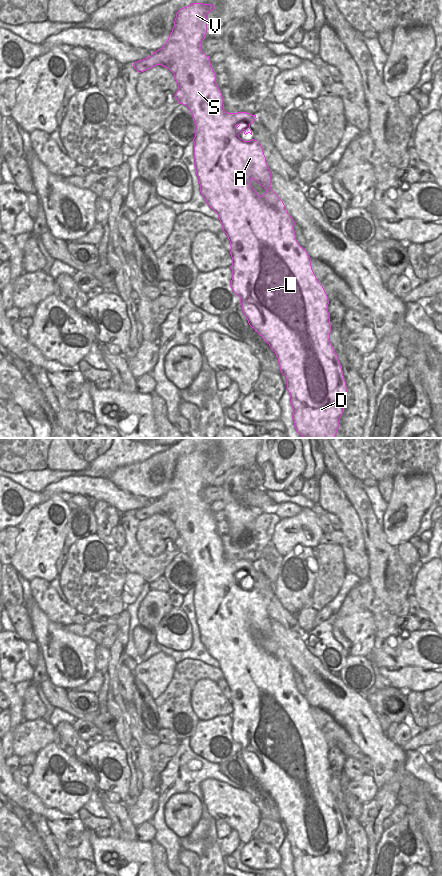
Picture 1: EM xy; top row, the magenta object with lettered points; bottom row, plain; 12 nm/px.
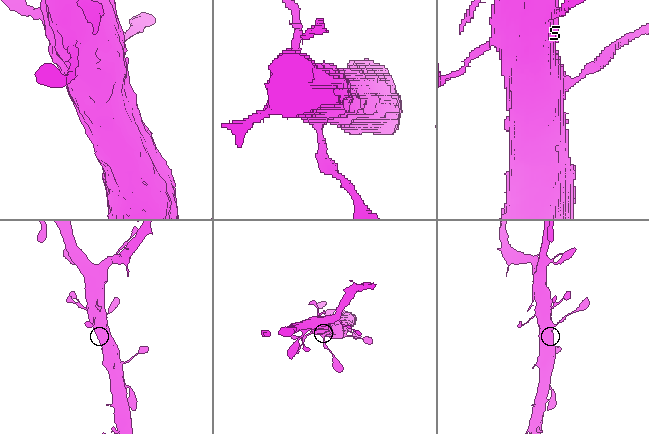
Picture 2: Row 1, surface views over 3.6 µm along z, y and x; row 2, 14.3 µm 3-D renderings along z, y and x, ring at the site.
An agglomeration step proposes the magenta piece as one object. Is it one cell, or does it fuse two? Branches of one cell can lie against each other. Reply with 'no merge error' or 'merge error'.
no merge error

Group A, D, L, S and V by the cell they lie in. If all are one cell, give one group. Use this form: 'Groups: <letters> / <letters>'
Groups: A D L S V

